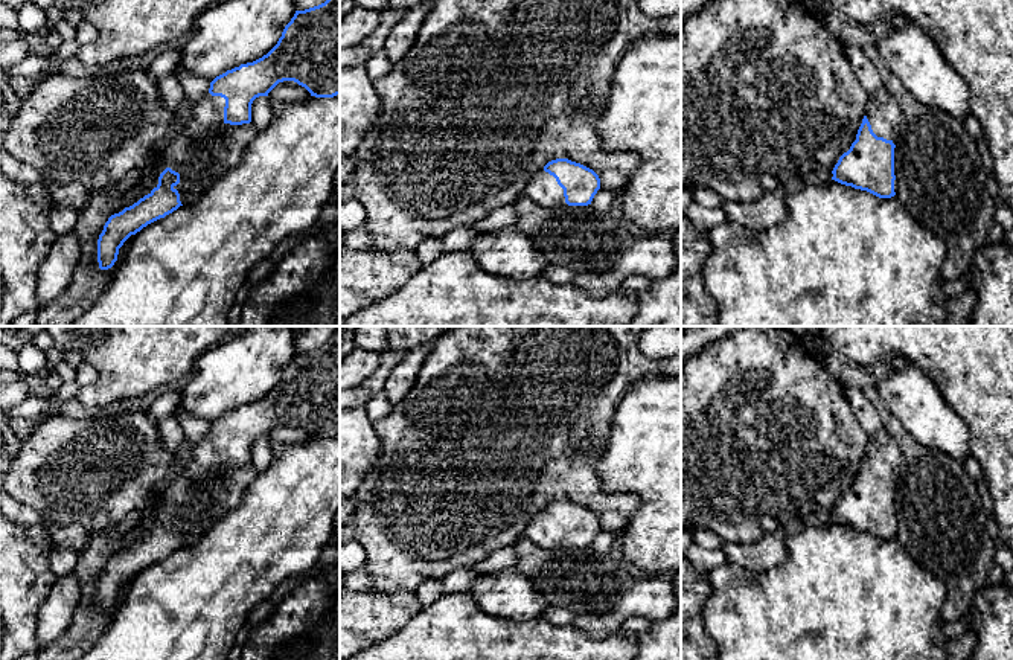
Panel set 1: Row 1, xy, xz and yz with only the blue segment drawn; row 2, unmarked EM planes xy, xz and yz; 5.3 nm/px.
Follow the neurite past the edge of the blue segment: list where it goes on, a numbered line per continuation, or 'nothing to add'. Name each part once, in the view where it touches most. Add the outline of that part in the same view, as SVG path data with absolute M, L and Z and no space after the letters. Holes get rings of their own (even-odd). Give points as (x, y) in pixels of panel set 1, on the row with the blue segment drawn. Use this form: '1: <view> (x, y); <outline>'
1: yz (884, 113); M884 87L876 93L870 93L870 105L865 116L877 137L891 140L896 145L903 116L900 105L888 88Z

